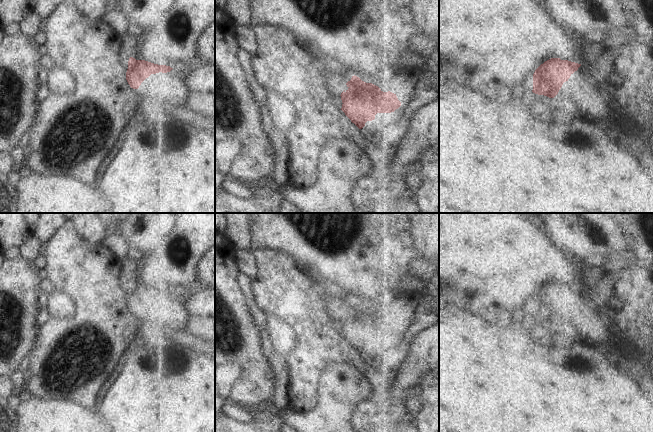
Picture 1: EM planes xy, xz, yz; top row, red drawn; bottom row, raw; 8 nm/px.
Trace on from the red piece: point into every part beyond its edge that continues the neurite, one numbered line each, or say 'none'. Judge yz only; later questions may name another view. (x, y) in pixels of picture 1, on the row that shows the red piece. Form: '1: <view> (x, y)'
1: yz (584, 97).

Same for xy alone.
1: xy (162, 96).

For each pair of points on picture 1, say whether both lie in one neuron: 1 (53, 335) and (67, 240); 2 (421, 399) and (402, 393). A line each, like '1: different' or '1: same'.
1: same
2: different

